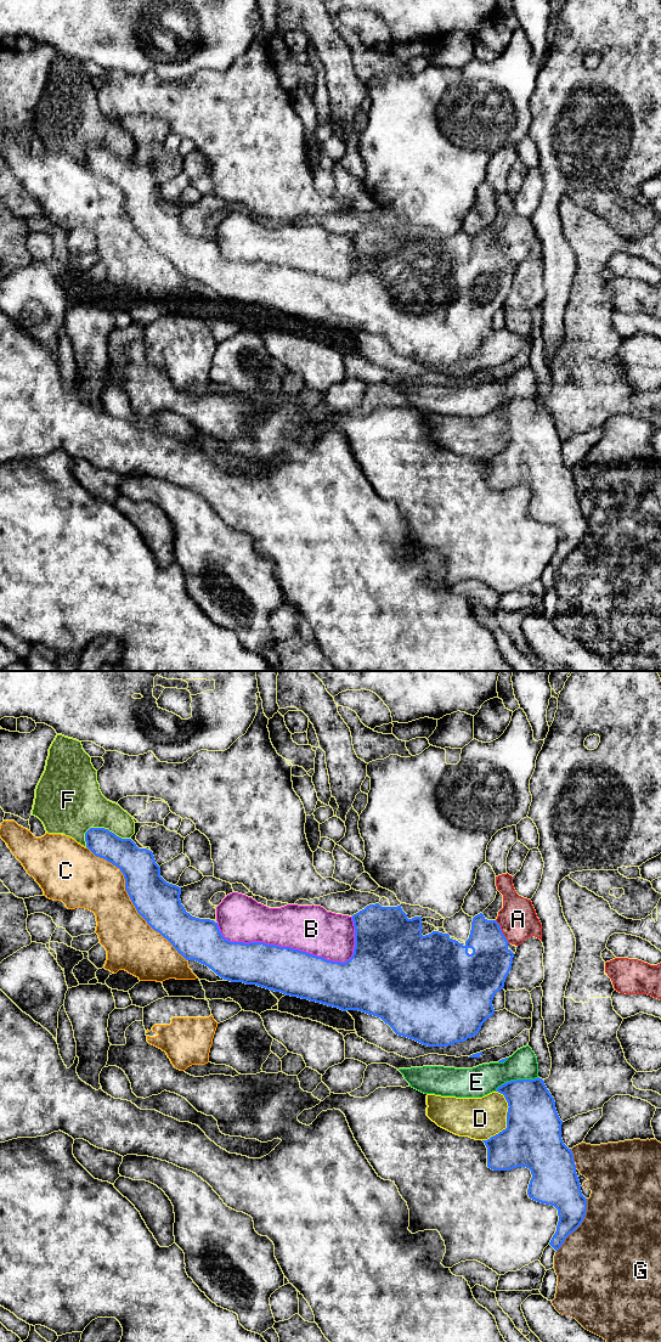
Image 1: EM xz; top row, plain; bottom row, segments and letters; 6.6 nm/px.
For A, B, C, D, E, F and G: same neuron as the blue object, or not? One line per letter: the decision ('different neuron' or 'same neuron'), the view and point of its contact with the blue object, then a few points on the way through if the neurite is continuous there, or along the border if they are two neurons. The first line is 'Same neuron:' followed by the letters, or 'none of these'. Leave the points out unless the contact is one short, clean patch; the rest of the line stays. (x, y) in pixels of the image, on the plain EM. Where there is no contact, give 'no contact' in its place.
Same neuron: none of these
A: different neuron | xz (501, 251)
B: different neuron | xz (286, 266)
C: different neuron | xz (130, 218)
D: different neuron | xz (507, 439)
E: different neuron | xz (517, 399)
F: different neuron | xz (107, 148)
G: different neuron | xz (578, 545)

